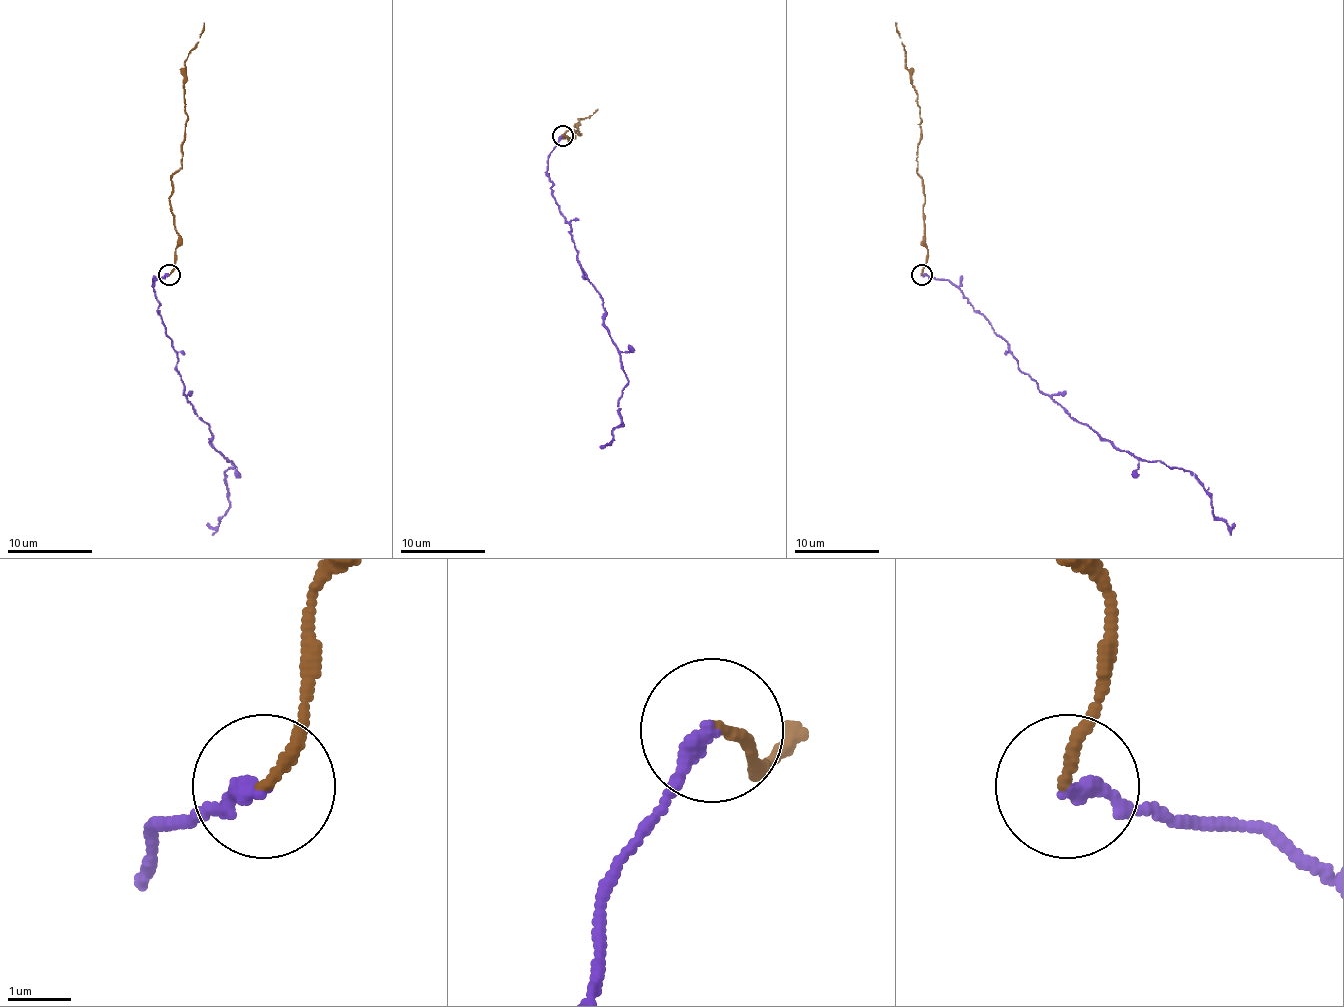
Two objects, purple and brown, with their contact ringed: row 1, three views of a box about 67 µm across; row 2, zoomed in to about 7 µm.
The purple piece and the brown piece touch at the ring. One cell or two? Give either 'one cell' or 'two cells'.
one cell

